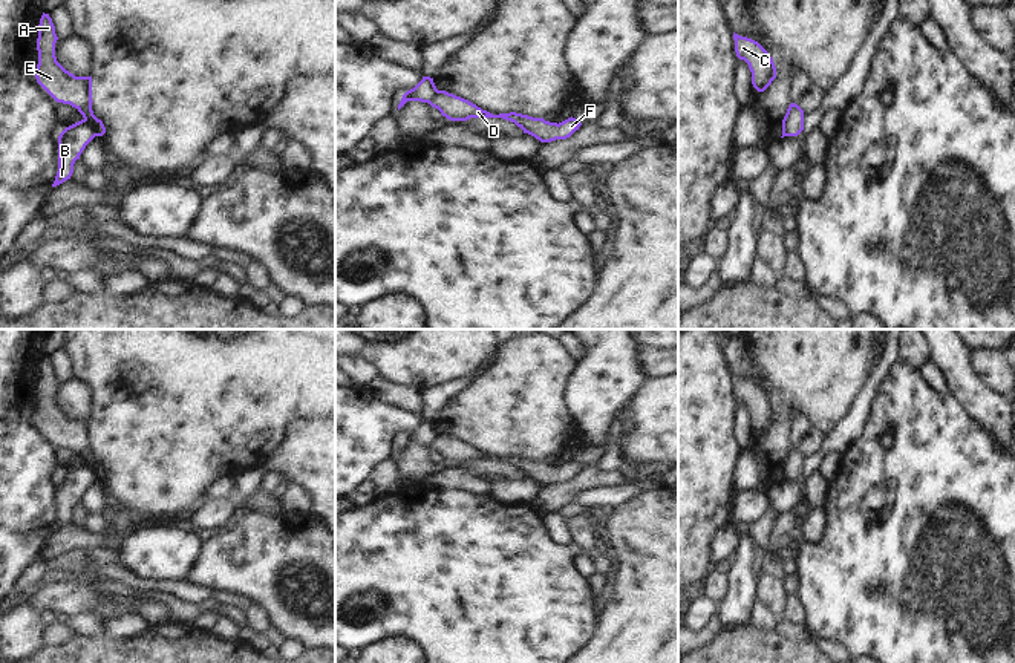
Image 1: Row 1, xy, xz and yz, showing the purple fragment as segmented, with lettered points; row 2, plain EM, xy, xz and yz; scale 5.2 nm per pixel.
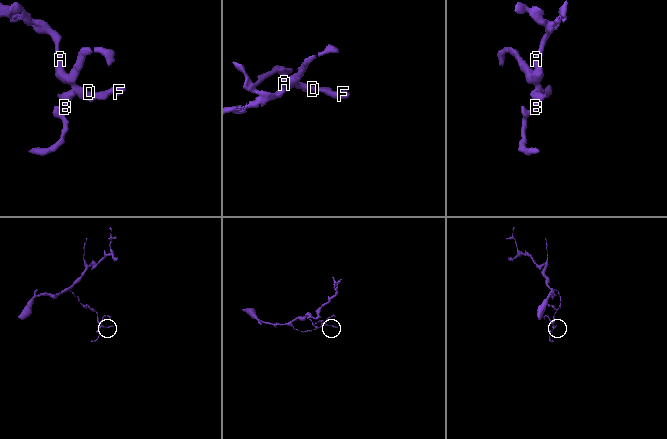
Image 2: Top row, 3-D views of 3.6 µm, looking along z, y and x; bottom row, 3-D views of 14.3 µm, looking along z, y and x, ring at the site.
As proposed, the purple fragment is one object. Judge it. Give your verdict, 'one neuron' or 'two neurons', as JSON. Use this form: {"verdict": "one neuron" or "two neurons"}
{"verdict": "two neurons"}

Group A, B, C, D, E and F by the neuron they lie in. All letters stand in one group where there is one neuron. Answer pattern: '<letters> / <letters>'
A C D E F / B

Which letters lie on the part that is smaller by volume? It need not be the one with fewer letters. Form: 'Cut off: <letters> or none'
Cut off: B

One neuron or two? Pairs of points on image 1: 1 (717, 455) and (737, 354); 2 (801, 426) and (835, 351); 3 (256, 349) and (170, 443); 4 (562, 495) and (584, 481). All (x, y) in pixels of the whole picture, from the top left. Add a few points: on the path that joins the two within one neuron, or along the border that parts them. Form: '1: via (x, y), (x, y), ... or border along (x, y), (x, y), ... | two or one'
1: border along (724, 345), (726, 365), (734, 374) | two
2: border along (787, 414), (793, 409), (801, 409), (824, 434) | two
3: via (233, 372), (186, 420) | one
4: via (567, 492), (579, 483) | one

